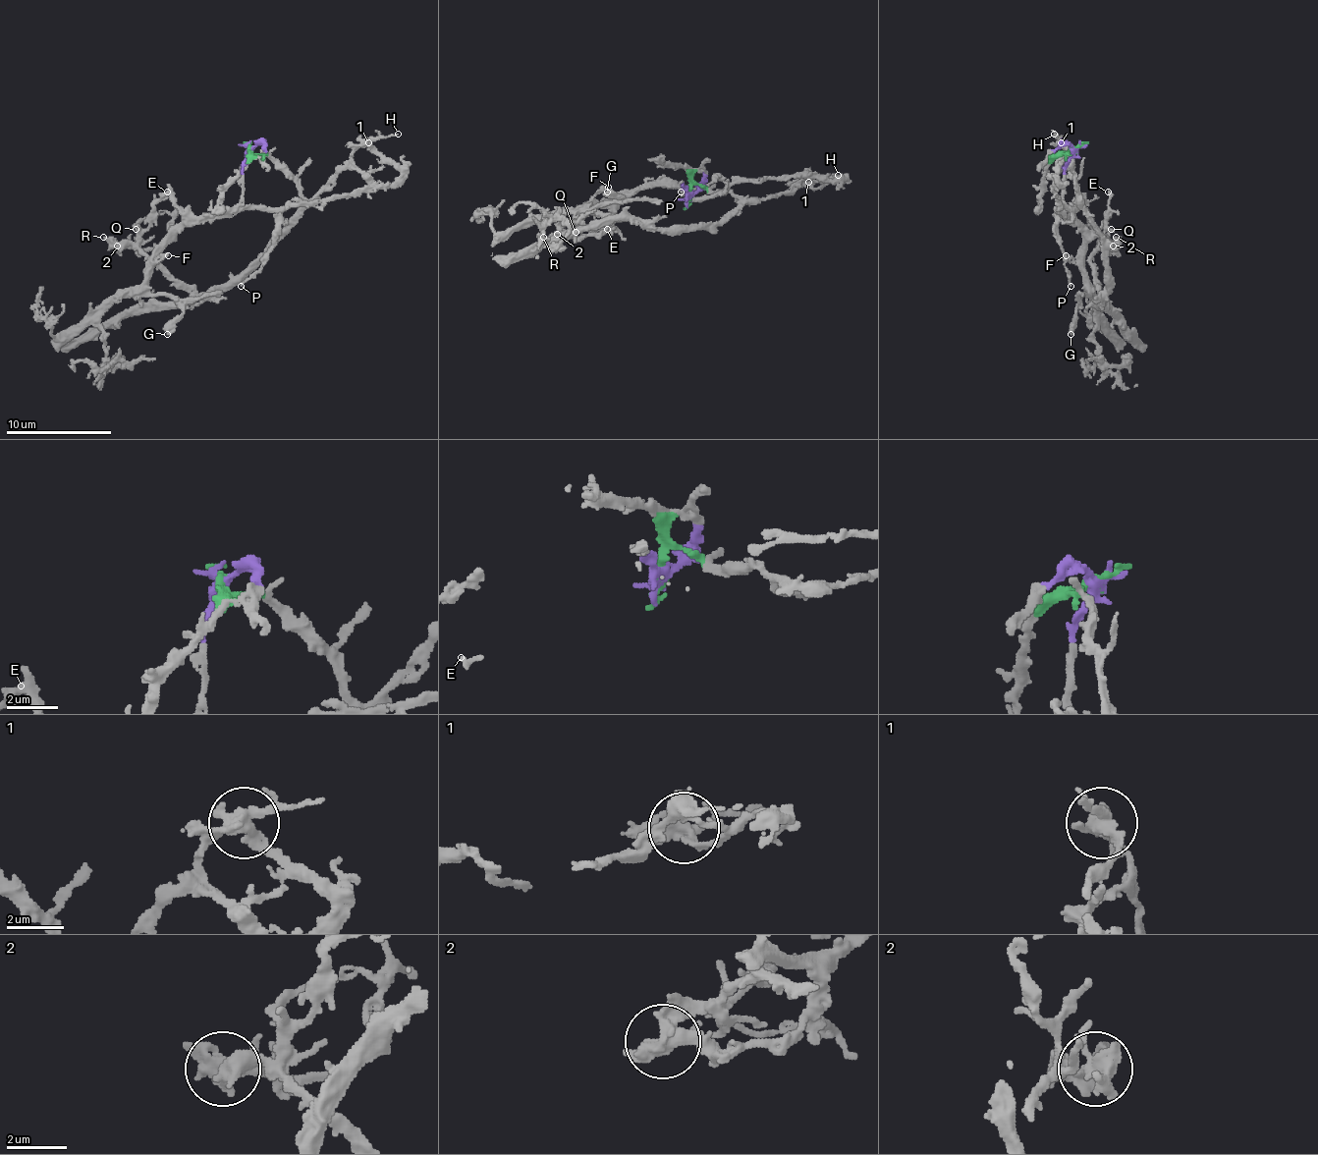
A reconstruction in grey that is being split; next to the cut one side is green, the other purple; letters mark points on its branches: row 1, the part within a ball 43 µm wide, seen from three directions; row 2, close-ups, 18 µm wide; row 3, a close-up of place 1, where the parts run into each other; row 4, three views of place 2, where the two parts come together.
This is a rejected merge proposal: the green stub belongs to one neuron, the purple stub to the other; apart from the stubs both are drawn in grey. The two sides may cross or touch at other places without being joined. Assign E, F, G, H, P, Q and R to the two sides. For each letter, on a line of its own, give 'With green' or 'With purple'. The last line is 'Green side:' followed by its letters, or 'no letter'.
E: With purple
F: With purple
G: With purple
H: With green
P: With purple
Q: With green
R: With purple
Green side: H, Q

